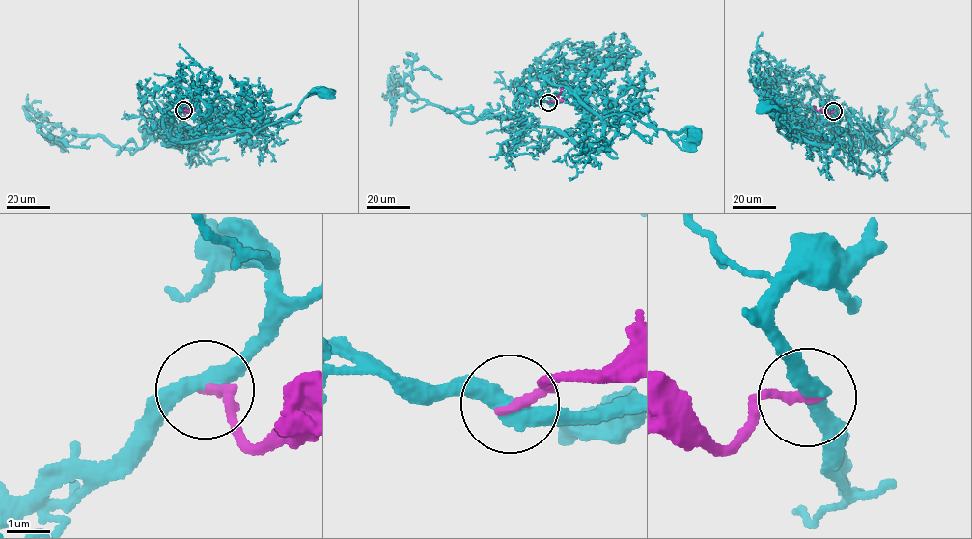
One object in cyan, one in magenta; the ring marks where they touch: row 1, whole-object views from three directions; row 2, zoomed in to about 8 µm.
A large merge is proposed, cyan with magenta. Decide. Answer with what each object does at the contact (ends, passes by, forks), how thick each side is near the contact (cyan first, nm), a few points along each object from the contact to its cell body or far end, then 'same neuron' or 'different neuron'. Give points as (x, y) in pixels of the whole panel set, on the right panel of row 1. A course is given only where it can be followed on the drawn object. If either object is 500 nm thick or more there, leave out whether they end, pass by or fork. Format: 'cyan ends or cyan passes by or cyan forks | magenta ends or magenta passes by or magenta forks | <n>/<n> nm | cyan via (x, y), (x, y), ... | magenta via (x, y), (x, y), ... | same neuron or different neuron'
cyan passes by | magenta ends | 400/200 nm | cyan via (834, 111), (835, 135), (849, 144), (847, 132), (822, 145), (789, 140), (778, 132), (771, 102), (763, 107) | magenta via (834, 111), (825, 113), (814, 105) | different neuron

